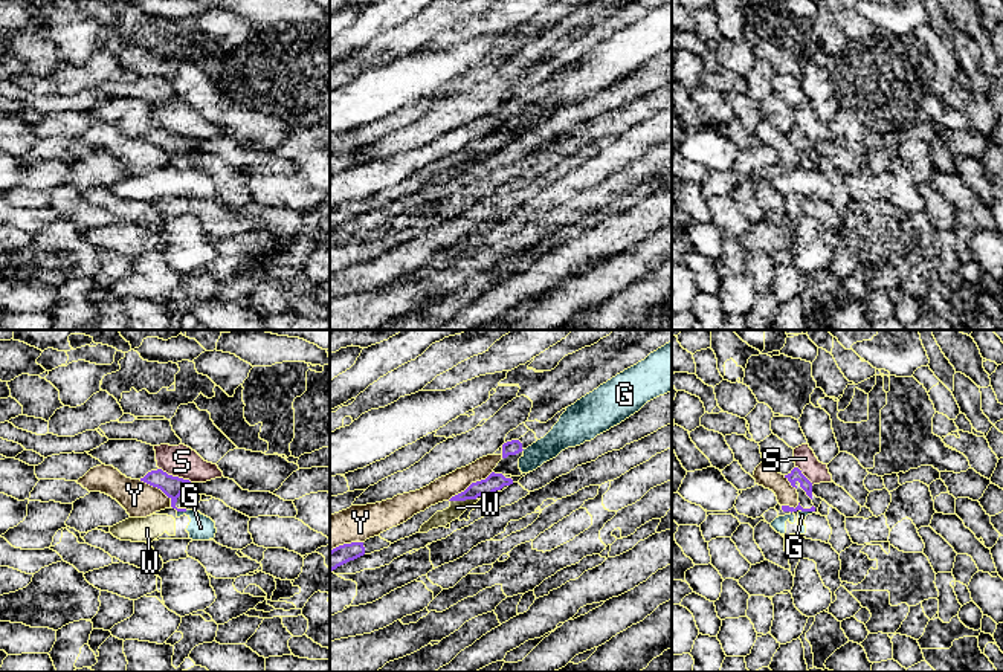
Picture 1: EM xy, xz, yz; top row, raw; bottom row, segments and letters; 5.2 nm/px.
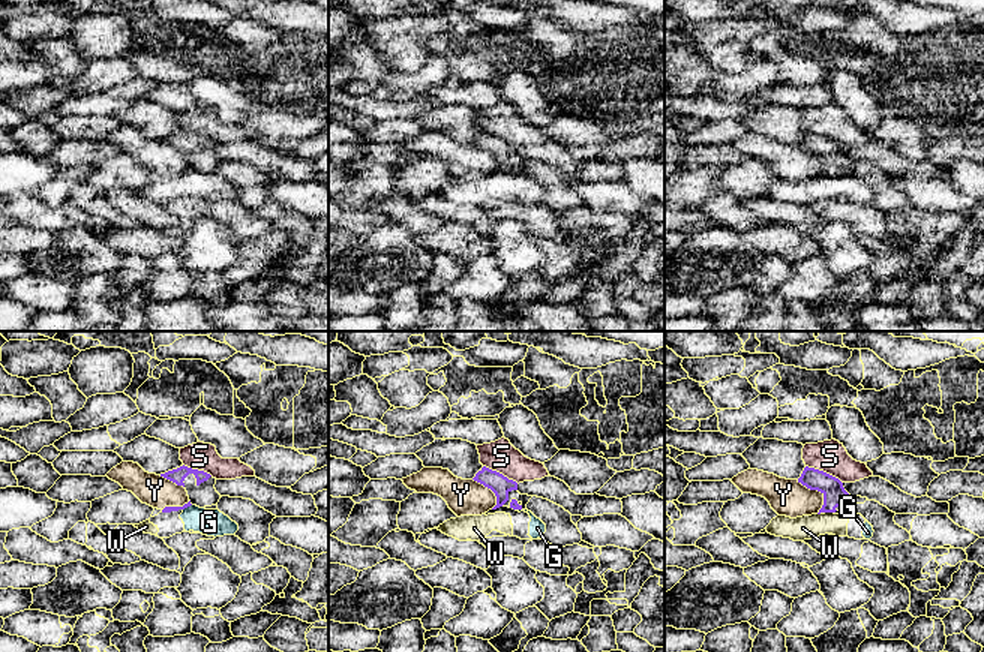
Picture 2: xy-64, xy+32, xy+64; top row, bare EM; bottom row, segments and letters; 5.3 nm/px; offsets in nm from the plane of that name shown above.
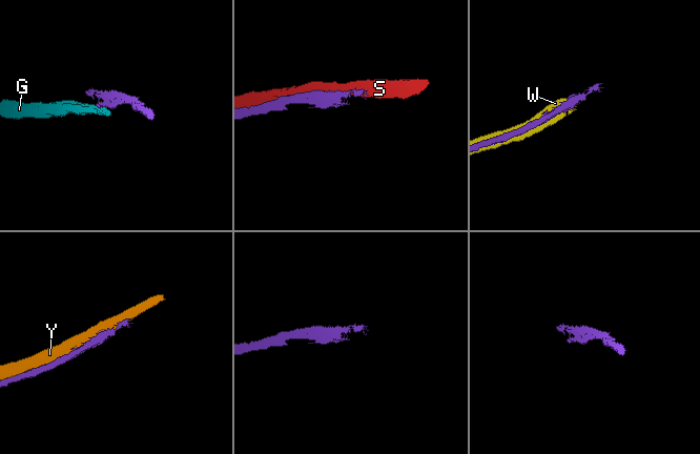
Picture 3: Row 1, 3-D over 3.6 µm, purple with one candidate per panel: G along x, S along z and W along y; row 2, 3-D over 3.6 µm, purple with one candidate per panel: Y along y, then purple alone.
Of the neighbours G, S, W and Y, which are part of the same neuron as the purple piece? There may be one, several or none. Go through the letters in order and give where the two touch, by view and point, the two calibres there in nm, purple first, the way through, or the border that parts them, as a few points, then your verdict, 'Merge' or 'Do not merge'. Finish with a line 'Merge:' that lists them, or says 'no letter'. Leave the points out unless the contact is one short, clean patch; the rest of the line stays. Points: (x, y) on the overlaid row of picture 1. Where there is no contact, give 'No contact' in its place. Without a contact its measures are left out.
G: Touches purple at yz (808, 510). Thickness 30 nm (purple) against 50 nm. Boundary: yz (800, 509), (814, 512). Do not merge
S: Touches purple at xy (176, 477). Thickness 110 nm (purple) against 170 nm. Do not merge
W: Touches purple at xz (463, 500). Thickness 100 nm (purple) against 80 nm. Do not merge
Y: Touches purple at xz (470, 484). Thickness 100 nm (purple) against 120 nm. Do not merge
Merge: no letter

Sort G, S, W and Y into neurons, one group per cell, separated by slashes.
G W / S / Y

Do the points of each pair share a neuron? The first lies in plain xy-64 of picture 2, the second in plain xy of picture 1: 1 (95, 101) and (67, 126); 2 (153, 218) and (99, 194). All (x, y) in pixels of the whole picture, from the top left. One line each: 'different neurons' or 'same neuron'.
1: different neurons
2: same neuron

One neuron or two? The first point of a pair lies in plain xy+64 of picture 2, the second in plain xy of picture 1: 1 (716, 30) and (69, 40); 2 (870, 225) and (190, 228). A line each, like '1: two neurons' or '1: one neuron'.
1: one neuron
2: two neurons

